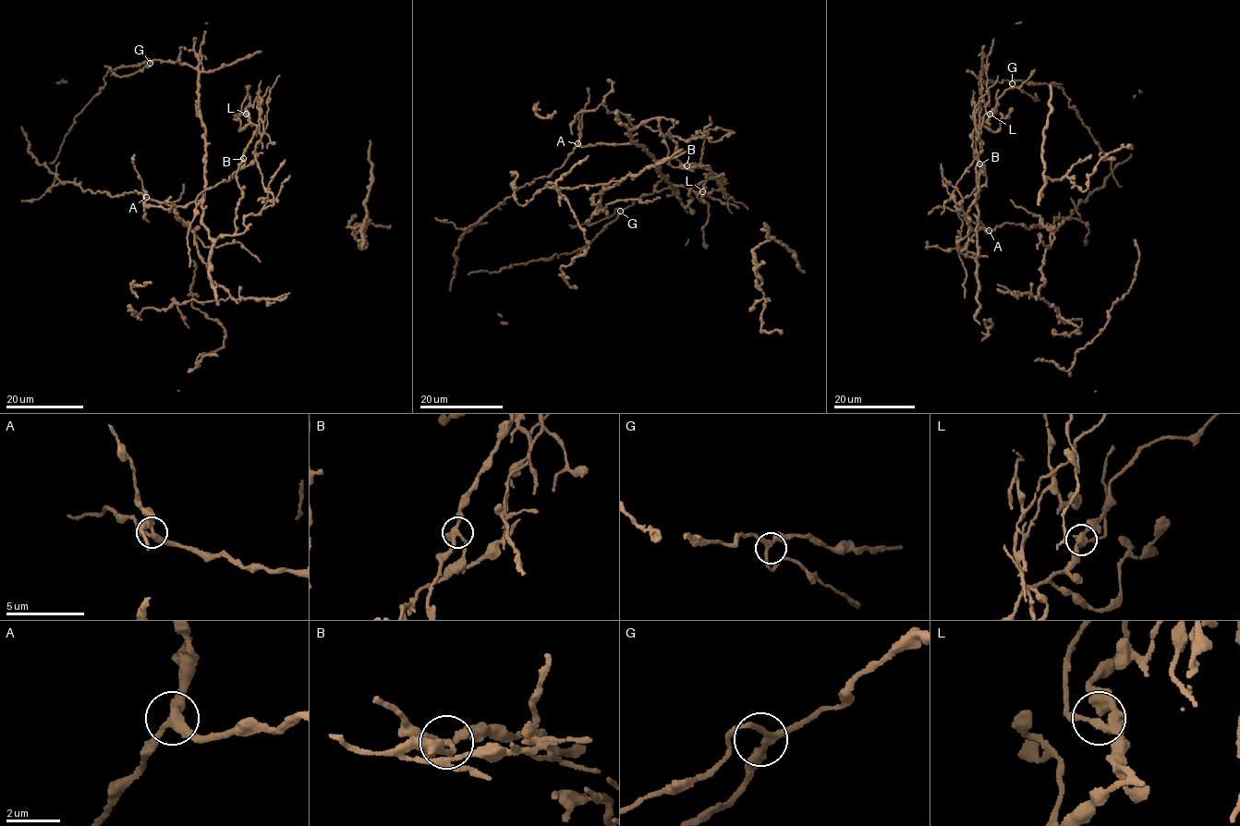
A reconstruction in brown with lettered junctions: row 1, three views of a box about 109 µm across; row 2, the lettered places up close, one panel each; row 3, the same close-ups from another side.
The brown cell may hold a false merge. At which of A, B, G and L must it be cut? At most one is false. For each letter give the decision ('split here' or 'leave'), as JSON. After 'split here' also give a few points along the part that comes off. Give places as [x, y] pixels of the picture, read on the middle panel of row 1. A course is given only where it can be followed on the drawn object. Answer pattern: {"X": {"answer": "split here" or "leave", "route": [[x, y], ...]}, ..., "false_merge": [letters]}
{"A": {"answer": "leave"}, "B": {"answer": "split here", "route": [[687, 165], [674, 167], [670, 164], [663, 135], [644, 125], [630, 123], [621, 112], [606, 111], [601, 103]]}, "G": {"answer": "leave"}, "L": {"answer": "leave"}, "false_merge": ["B"]}

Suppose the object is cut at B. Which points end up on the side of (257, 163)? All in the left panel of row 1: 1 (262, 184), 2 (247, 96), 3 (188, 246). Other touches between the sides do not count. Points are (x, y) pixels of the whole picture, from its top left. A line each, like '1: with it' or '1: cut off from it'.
1: with it
2: cut off from it
3: with it

